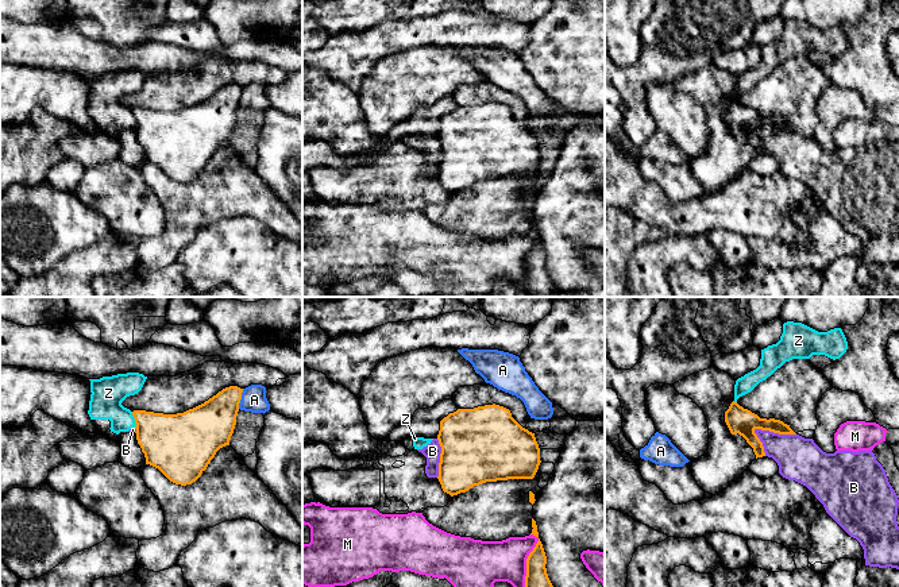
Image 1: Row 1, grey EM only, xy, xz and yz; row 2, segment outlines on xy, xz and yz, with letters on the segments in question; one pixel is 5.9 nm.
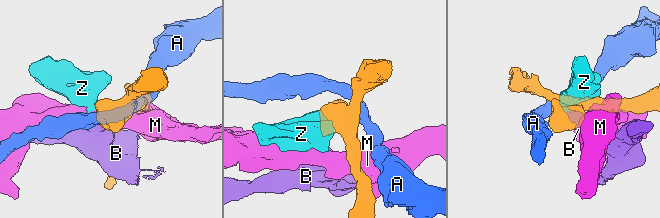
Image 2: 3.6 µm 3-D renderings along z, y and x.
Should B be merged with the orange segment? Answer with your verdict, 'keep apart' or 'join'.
keep apart

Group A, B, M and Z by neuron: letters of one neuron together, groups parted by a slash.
A / B Z / M

